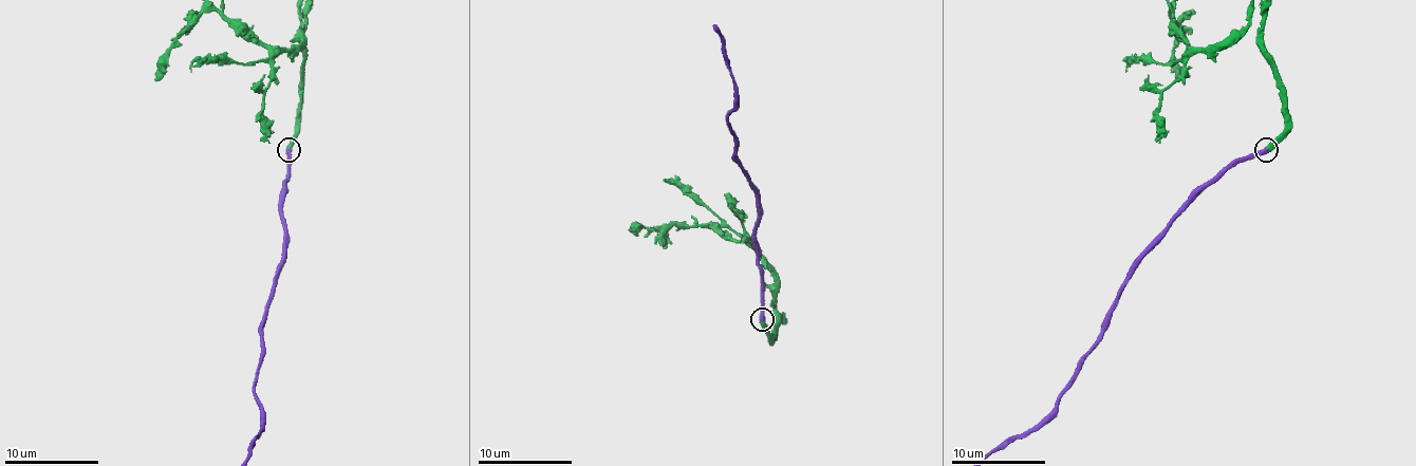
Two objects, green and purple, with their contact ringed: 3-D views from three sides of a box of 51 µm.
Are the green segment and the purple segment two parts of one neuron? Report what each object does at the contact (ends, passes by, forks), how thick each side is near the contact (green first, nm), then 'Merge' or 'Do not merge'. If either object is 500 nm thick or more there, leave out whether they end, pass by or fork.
Thickness 500 nm (green) against 460 nm. Merge

